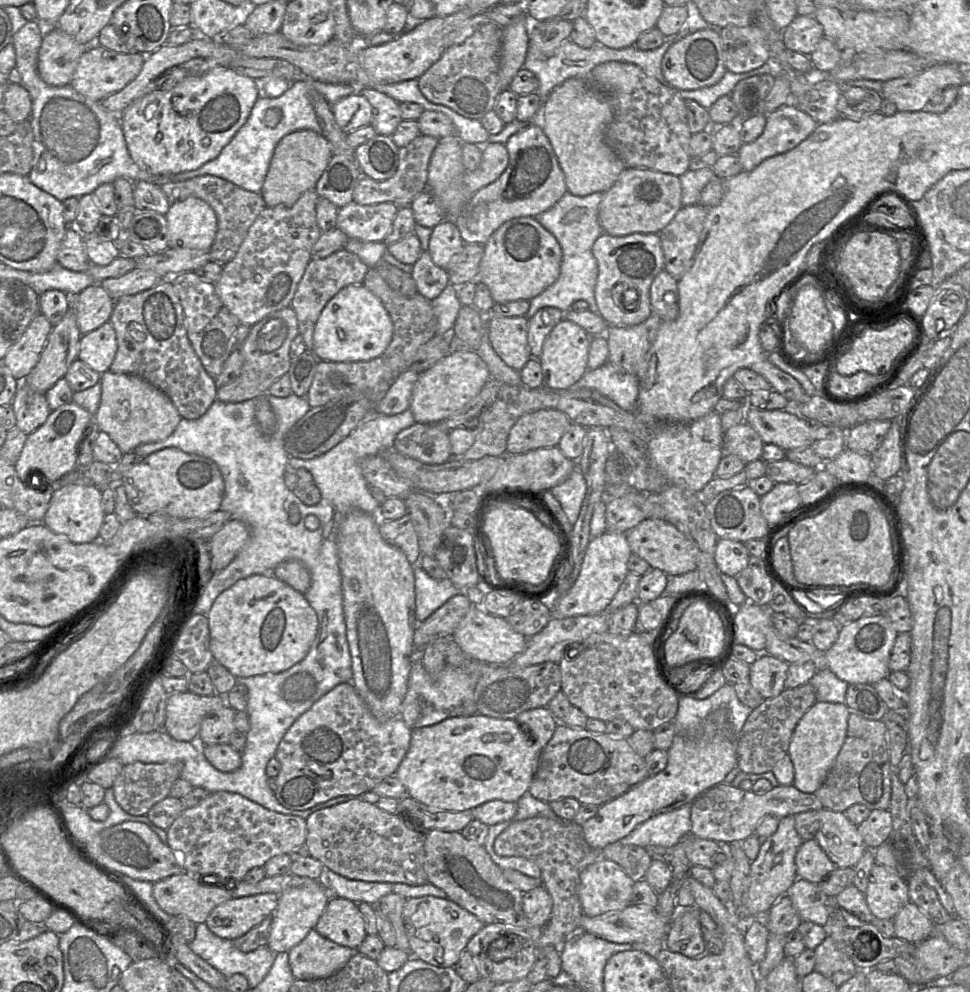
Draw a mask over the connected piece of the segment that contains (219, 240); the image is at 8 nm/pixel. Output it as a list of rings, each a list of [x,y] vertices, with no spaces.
[[[202,175],[181,182],[164,183],[160,187],[171,204],[193,196],[204,200],[212,207],[217,216],[218,228],[209,250],[210,261],[222,266],[235,257],[249,228],[266,207],[260,193],[247,191],[214,175]]]

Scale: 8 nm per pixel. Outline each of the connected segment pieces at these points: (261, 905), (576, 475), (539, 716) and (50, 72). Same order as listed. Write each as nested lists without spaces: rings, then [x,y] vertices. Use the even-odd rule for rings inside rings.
[[[263,893],[232,898],[214,908],[205,924],[216,936],[235,940],[271,916],[278,904],[279,895]]]
[[[577,462],[575,469],[569,477],[559,485],[553,487],[550,491],[559,501],[570,524],[574,526],[587,491],[586,480],[579,469]]]
[[[539,707],[520,713],[515,720],[523,732],[525,729],[521,724],[526,724],[533,735],[536,744],[544,748],[552,738],[557,725],[560,723],[547,707]]]
[[[55,26],[45,27],[37,64],[42,80],[55,87],[70,84],[78,61],[87,47]]]

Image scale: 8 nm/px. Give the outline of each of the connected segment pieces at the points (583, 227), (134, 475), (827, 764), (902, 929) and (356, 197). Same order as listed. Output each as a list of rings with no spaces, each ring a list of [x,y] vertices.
[[[567,191],[552,208],[534,217],[558,241],[562,250],[562,262],[558,279],[530,300],[530,308],[525,315],[528,320],[544,307],[554,307],[566,313],[571,310],[573,303],[578,300],[586,301],[589,305],[589,311],[598,313],[595,299],[598,267],[592,248],[595,241],[603,234],[598,217],[602,198],[603,193],[578,197]]]
[[[164,448],[143,458],[123,473],[121,484],[136,514],[166,514],[175,518],[203,518],[220,510],[224,495],[222,474],[212,460],[178,448]]]
[[[816,702],[799,720],[788,748],[794,767],[793,785],[798,790],[814,793],[820,788],[846,739],[849,715],[845,703]]]
[[[907,902],[895,915],[895,937],[918,944],[934,934],[933,921],[912,902]]]
[[[420,134],[398,151],[398,167],[394,176],[388,180],[376,181],[365,175],[358,180],[353,191],[353,202],[360,205],[393,203],[397,206],[409,206],[415,197],[426,190],[430,158],[438,139]]]

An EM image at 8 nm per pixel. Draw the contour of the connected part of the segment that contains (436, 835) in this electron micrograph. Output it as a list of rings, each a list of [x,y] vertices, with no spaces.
[[[432,829],[425,832],[424,870],[428,882],[442,889],[447,898],[475,915],[484,925],[501,923],[529,930],[522,909],[523,893],[509,883],[484,846],[466,839],[461,832]]]

